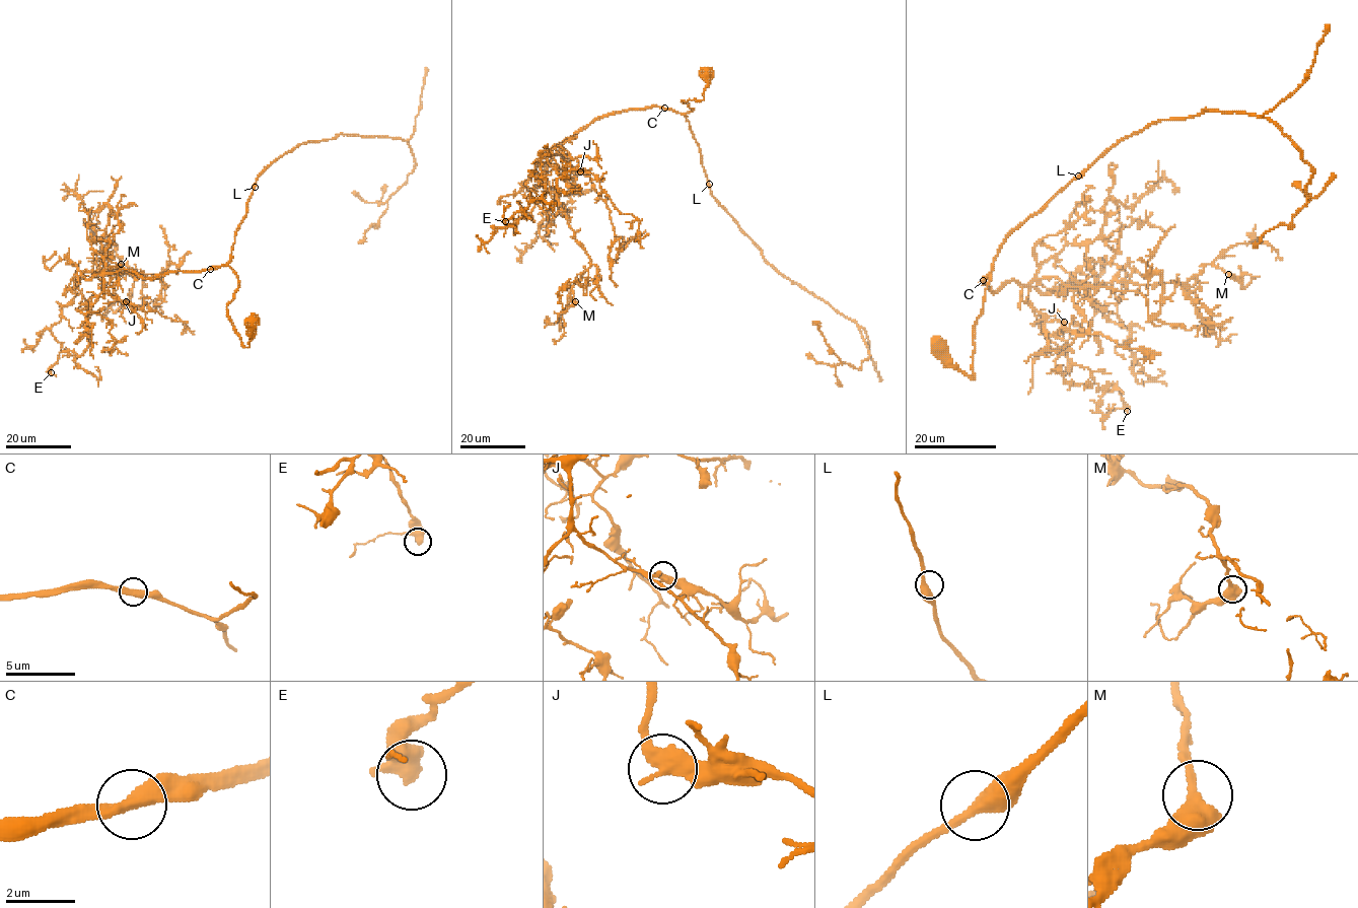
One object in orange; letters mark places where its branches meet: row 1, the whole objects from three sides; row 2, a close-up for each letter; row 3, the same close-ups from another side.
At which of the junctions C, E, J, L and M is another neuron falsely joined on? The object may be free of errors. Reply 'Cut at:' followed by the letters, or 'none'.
Cut at: none

